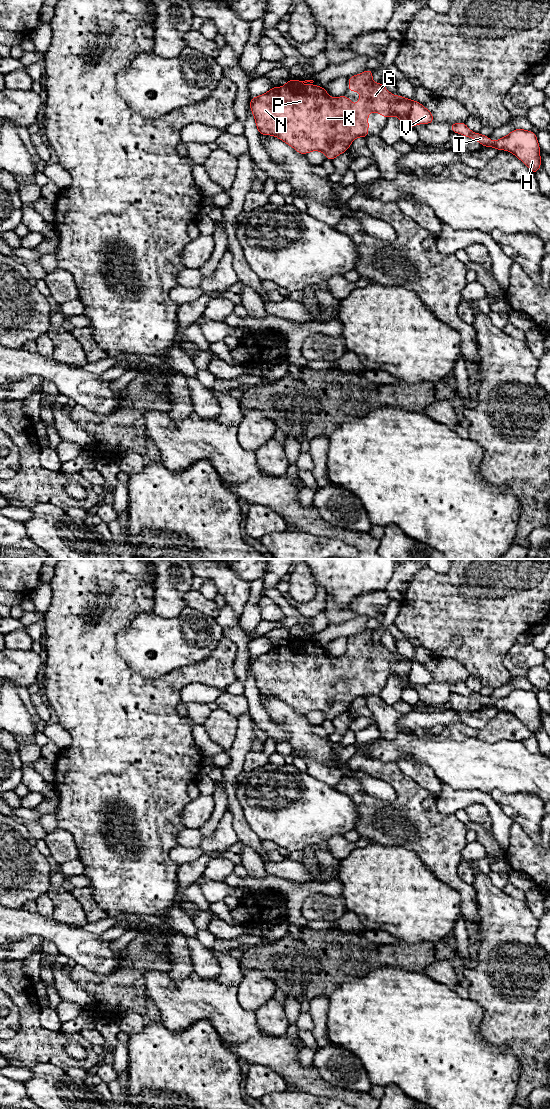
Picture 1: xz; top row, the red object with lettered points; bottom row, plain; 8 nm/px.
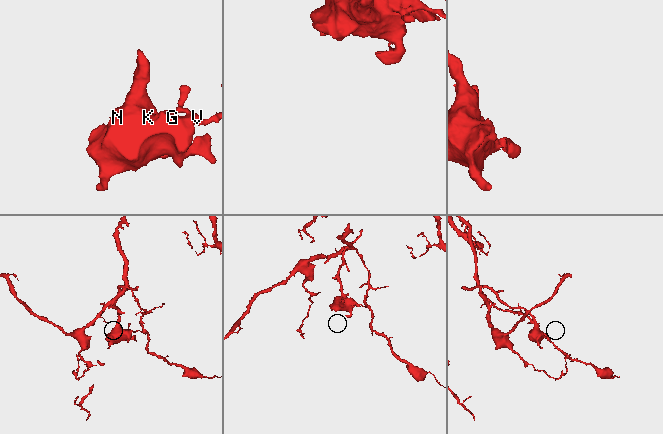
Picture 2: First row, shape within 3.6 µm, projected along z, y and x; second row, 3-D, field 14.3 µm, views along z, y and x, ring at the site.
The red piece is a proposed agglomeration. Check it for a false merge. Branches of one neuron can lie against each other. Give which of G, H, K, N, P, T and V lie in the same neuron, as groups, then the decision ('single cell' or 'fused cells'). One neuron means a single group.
G K N P / H T V; fused cells

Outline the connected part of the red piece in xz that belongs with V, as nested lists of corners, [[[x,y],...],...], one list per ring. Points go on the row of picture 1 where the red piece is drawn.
[[[413,100],[411,111],[409,113],[410,127],[413,128],[417,124],[430,124],[434,122],[432,112],[416,100]]]

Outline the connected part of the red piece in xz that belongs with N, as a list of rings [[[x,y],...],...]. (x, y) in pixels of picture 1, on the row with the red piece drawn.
[[[367,69],[361,74],[348,78],[348,91],[357,91],[362,97],[355,107],[346,96],[330,97],[324,87],[313,85],[313,80],[295,80],[284,82],[284,87],[274,86],[268,92],[252,97],[250,109],[255,118],[260,135],[272,135],[305,155],[311,151],[321,151],[327,160],[334,160],[338,155],[349,150],[352,141],[358,137],[368,137],[368,114],[372,111],[385,118],[396,115],[403,128],[409,128],[409,113],[412,101],[403,96],[392,95],[385,86],[372,81],[373,71]]]

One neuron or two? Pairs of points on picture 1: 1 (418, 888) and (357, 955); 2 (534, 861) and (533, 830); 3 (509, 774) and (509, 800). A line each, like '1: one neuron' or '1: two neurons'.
1: two neurons
2: two neurons
3: two neurons

